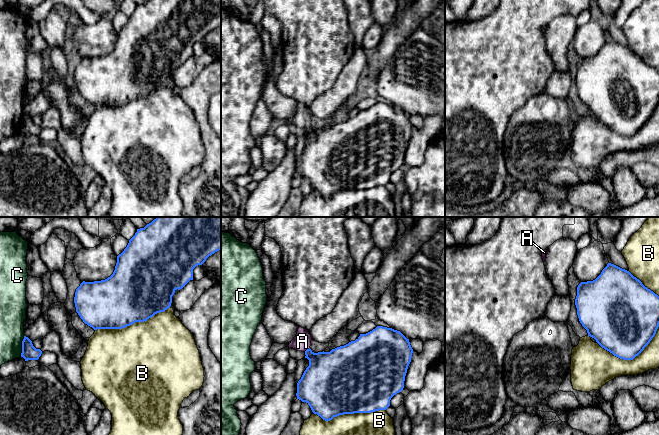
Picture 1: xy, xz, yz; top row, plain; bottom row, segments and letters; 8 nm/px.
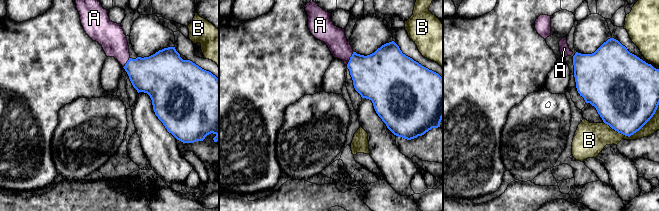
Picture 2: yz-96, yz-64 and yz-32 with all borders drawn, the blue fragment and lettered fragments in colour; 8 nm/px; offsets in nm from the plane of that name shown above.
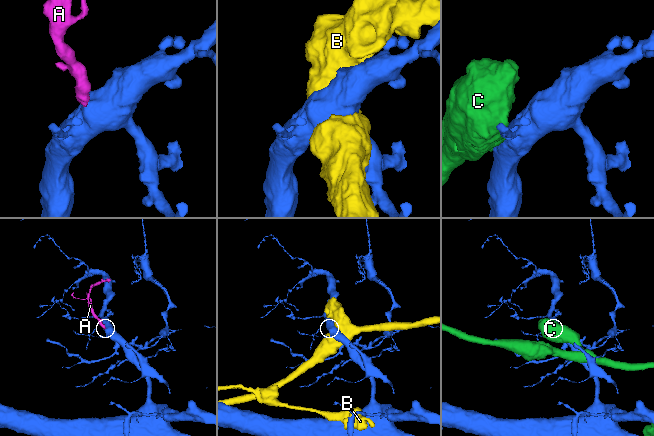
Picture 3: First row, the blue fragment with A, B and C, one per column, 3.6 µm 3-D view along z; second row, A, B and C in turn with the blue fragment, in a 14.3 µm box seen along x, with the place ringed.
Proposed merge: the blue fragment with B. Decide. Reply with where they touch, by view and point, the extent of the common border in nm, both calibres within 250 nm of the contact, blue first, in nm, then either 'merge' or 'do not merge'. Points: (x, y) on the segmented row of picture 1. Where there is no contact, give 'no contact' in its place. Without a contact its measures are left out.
xy (132, 323) | 650 nm | 480/480 nm | do not merge

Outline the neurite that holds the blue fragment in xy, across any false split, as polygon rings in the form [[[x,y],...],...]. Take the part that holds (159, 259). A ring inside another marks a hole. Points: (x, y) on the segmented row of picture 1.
[[[157,217],[144,228],[137,229],[135,235],[129,240],[124,251],[117,256],[117,263],[113,274],[105,280],[85,282],[83,281],[76,289],[74,303],[76,312],[85,324],[97,329],[122,329],[134,324],[135,322],[144,322],[155,314],[164,312],[170,308],[172,303],[172,296],[175,291],[182,289],[190,280],[193,280],[193,269],[202,265],[206,259],[221,250],[221,217]]]

